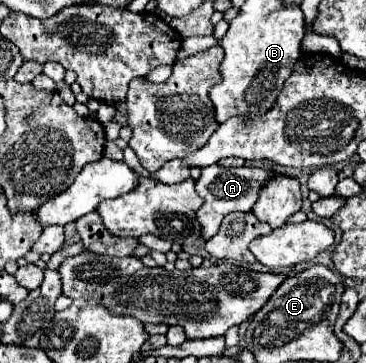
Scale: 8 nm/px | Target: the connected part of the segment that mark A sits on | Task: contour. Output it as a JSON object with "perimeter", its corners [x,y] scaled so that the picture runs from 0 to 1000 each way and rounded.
{"perimeter":[[[563,457],[552,463],[552,485],[536,501],[536,529],[557,545],[552,573],[541,579],[541,612],[552,617],[552,656],[568,661],[585,650],[601,628],[601,612],[617,590],[656,579],[656,584],[683,584],[689,567],[705,551],[705,529],[716,512],[727,512],[754,479],[743,468],[721,463],[689,463],[689,457],[661,457],[661,463],[607,463],[607,457]]]}

